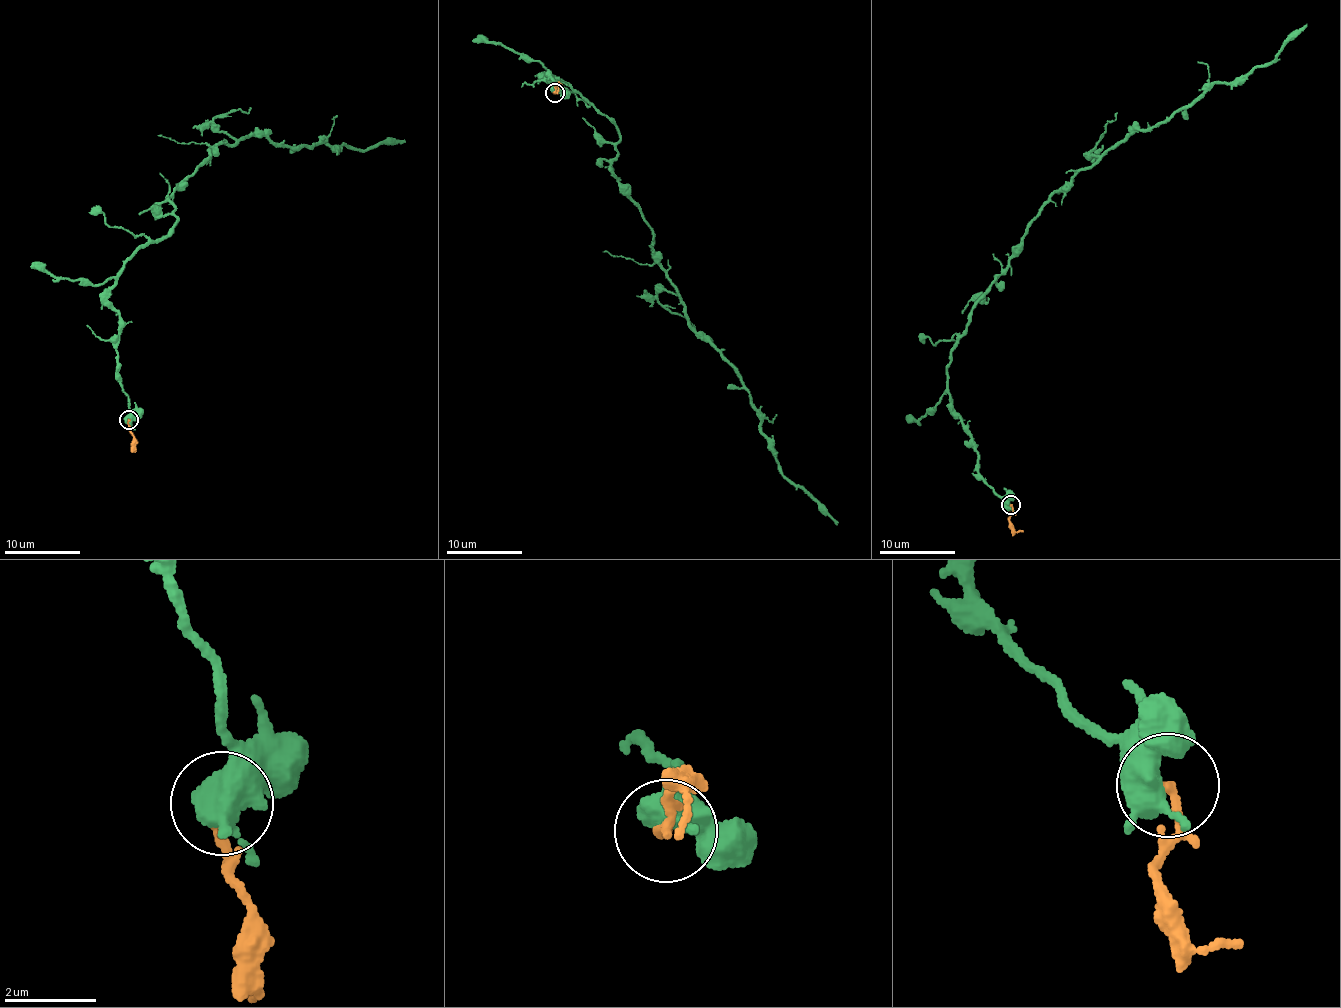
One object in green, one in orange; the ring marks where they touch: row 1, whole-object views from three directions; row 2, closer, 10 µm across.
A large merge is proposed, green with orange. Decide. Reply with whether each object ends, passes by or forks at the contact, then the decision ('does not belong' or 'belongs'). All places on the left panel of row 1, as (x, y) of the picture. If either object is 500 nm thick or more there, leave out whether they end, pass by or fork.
green forks there; orange ends there; does not belong

